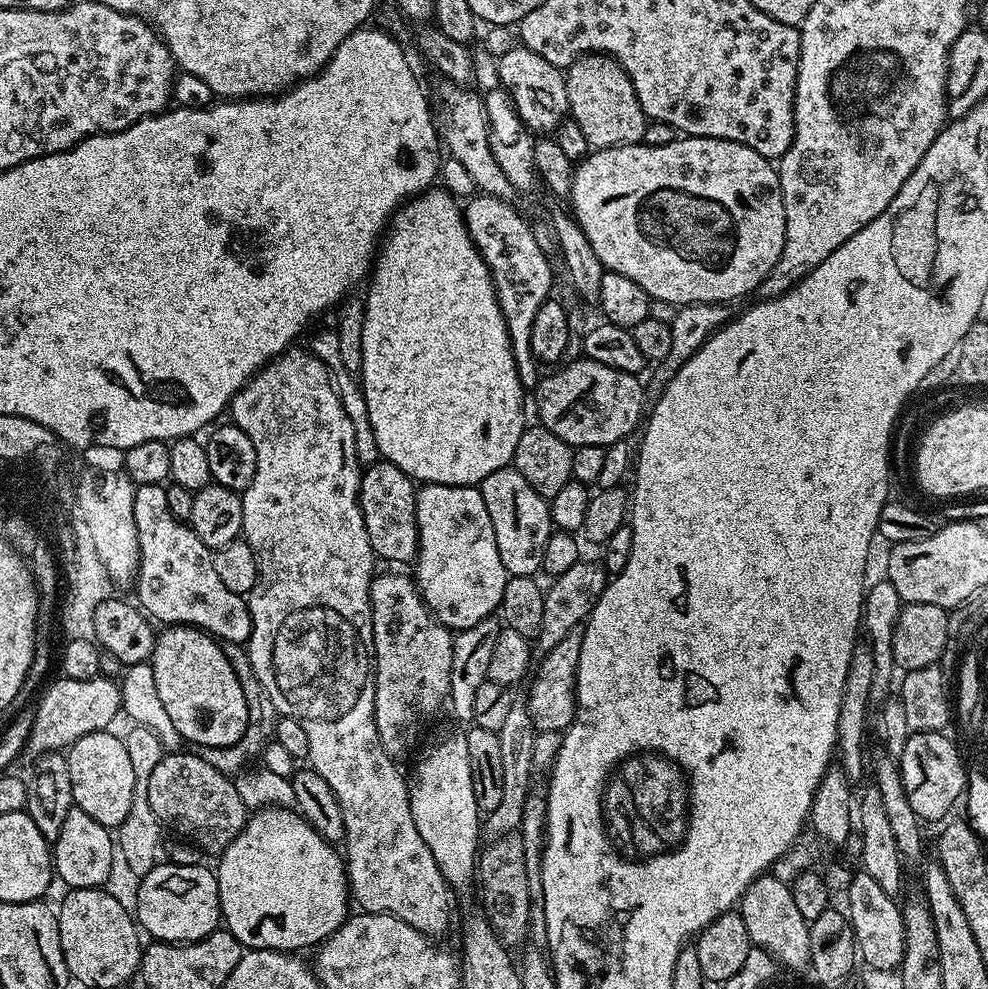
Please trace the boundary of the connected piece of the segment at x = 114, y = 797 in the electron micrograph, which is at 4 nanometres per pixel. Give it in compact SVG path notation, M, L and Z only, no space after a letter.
M105 730L86 734L78 738L71 748L67 749L70 766L70 790L75 807L86 810L94 822L109 830L116 830L130 814L134 798L134 769L130 762L124 740L115 736L115 731Z

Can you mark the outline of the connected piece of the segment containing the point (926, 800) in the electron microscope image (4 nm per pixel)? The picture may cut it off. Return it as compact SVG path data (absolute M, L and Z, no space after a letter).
M915 732L908 737L904 754L898 761L903 786L910 804L921 821L943 821L967 789L967 767L955 741L944 732Z

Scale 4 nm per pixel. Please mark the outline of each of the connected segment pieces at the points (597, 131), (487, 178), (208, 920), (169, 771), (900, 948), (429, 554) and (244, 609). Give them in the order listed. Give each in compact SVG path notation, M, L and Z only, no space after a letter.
M589 54L579 56L564 72L570 119L582 126L586 142L593 149L638 144L650 123L638 102L638 94L628 72L614 56Z
M440 82L434 96L434 119L438 125L438 136L443 147L468 171L468 176L477 184L479 191L485 196L493 196L509 202L517 199L518 193L510 186L510 178L506 178L502 166L498 166L494 158L494 150L490 150L488 137L488 119L484 113L484 102L479 91L468 86L451 82Z
M160 862L148 874L139 877L140 889L136 892L134 919L145 933L148 931L152 935L151 939L153 941L165 940L168 944L192 944L196 940L206 938L221 927L222 917L220 915L216 874L211 867L204 867L203 863L176 865L171 862Z
M169 751L162 757L161 762L150 775L148 801L165 829L173 828L174 831L181 832L179 834L181 837L187 838L205 853L219 854L223 852L226 846L230 846L230 842L234 842L234 838L242 830L242 826L250 815L242 798L238 798L235 783L225 773L214 770L214 766L210 766L210 762L206 762L195 751Z
M860 870L853 875L850 882L850 908L847 914L852 921L852 933L856 939L856 950L861 961L874 970L899 969L904 957L904 914L901 905Z
M420 484L416 490L416 521L420 539L414 561L416 589L436 620L450 630L459 630L493 615L502 602L502 590L506 590L509 574L502 566L498 542L494 538L494 522L490 522L479 487Z
M142 484L136 488L134 494L134 524L138 530L138 550L140 551L140 565L137 568L134 589L135 599L139 607L153 621L164 626L186 624L203 628L209 636L217 641L229 640L232 644L247 645L252 633L252 619L248 609L248 601L241 593L226 590L222 578L218 578L218 570L214 570L213 549L208 548L198 538L191 523L179 520L170 512L170 502L166 502L166 487L164 484Z

